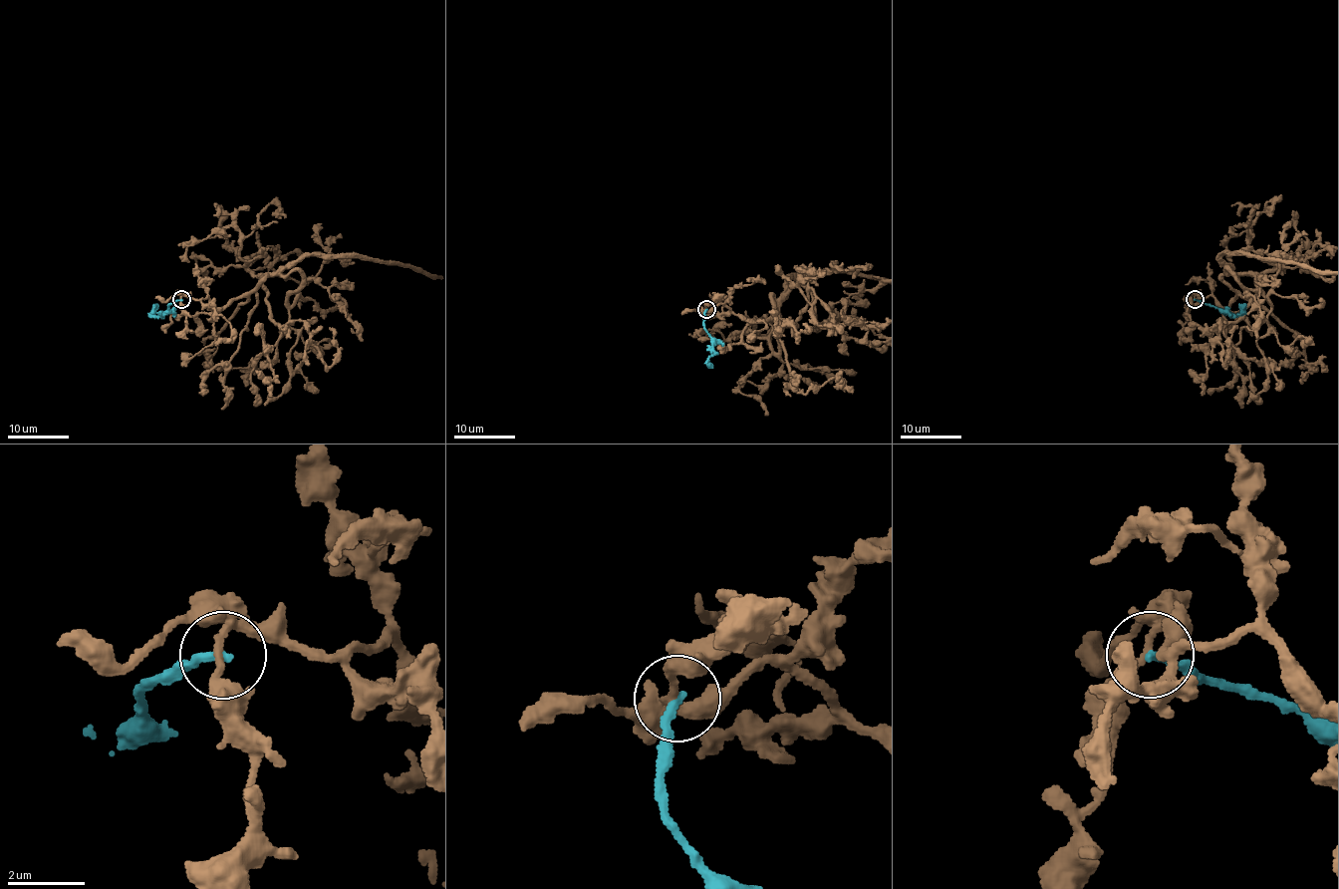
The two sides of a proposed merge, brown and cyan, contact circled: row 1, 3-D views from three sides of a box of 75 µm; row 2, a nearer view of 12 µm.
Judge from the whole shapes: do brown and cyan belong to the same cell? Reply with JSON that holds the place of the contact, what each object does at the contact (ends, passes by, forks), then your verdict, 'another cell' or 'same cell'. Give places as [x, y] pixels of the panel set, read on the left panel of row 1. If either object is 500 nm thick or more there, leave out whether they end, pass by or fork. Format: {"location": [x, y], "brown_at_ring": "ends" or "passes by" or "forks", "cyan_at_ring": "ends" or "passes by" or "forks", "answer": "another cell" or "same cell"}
{"location": [181, 299], "brown_at_ring": "passes by", "cyan_at_ring": "ends", "answer": "another cell"}

